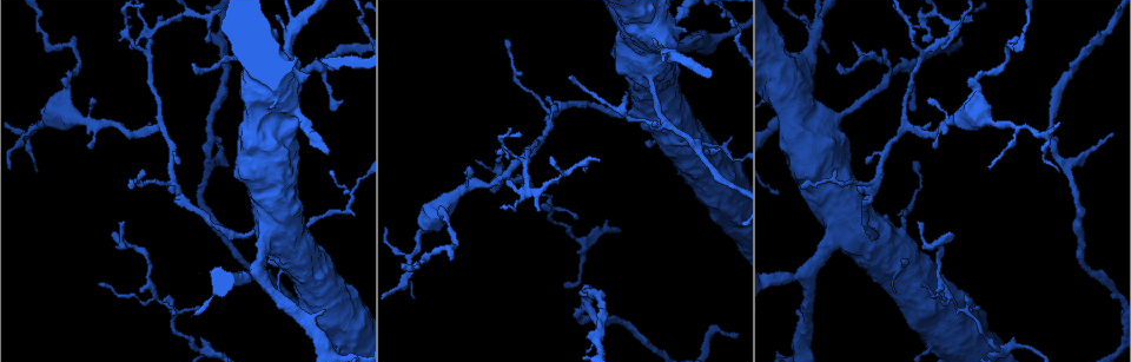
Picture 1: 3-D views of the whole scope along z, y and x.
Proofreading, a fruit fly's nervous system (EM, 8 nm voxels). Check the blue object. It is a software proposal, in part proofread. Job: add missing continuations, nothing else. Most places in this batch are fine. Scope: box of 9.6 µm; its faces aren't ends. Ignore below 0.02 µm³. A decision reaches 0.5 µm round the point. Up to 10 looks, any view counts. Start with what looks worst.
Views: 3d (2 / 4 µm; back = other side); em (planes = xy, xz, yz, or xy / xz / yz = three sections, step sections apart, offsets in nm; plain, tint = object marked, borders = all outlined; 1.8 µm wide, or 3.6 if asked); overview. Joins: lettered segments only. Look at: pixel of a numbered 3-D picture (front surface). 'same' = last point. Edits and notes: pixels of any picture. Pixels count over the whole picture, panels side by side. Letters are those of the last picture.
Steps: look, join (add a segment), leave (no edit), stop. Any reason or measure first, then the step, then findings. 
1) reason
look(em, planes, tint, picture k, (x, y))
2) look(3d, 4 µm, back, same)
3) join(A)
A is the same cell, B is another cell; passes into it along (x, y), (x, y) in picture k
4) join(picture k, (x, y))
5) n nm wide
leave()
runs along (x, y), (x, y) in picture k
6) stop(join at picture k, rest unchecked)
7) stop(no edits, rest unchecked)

arms part here
look(3d, 2 µm, picture 1, (870, 190))

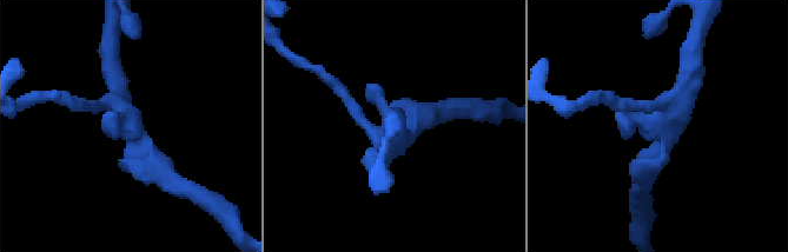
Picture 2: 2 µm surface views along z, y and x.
now the EM
look(em, yz, step 16, tint, picture 2, (132, 132))

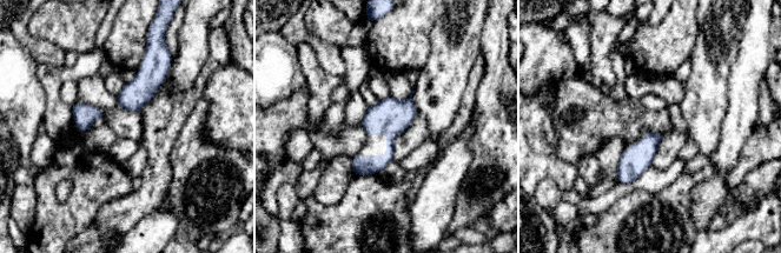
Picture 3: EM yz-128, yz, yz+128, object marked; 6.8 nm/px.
look(em, planes, borders, same)

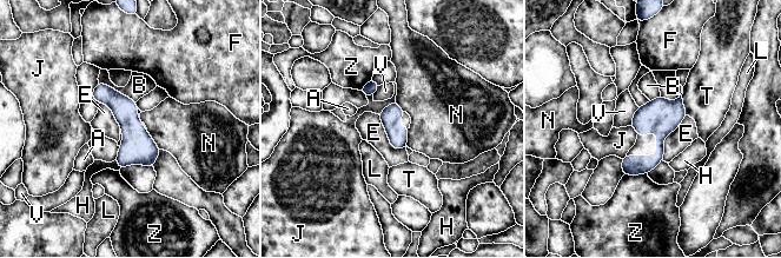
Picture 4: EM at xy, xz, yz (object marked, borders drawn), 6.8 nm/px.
leave()
A, B, E, F, H, J, L, N, T, V and Z are other cells; runs along (99, 86), (125, 112), (151, 164) in picture 4; no lettered segment goes on from it

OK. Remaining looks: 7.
thick turns thin
look(3d, 2 µm, picture 1, (960, 22))

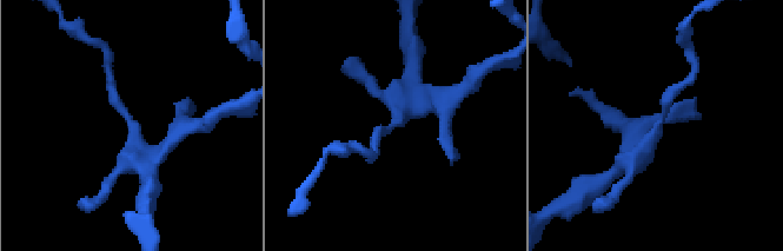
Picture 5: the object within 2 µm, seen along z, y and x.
now the EM
look(em, xz, step 8, borders, picture 5, (135, 123))

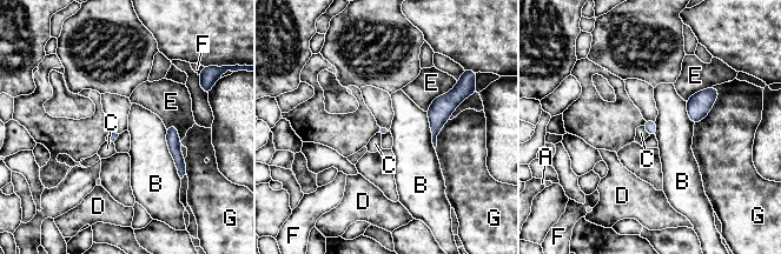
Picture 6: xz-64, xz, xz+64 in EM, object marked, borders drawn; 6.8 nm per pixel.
70 nm wide
leave()
A, B, C, D, E, F and G are other cells; border along (165, 129), (165, 142), (180, 179) in picture 6; no lettered segment goes on from it

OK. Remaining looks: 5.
sudden change in width
look(3d, 4 µm, back, picture 1, (656, 28))

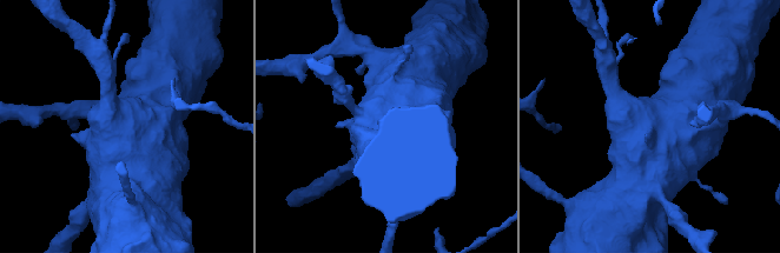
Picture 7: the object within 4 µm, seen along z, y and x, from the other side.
need the tissue
look(em, 3.6 µm, planes, tint, picture 7, (122, 141))

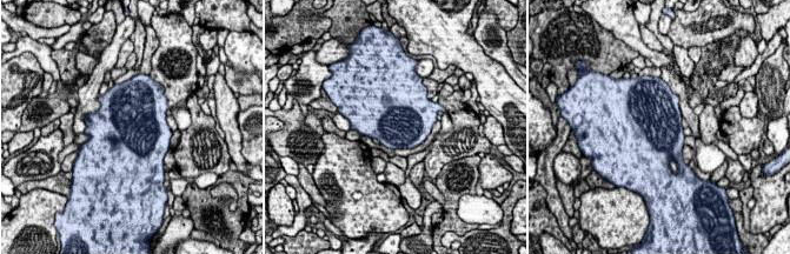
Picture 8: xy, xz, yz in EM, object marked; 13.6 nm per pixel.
look(em, 3.6 µm, planes, borders, same)

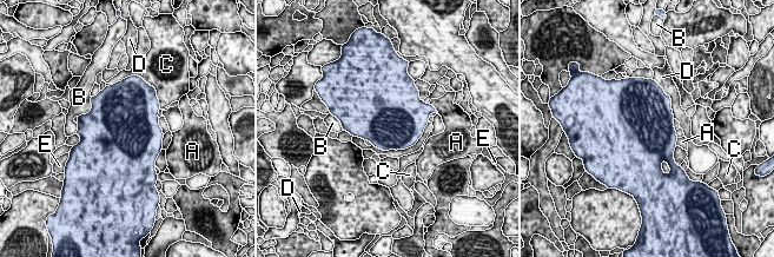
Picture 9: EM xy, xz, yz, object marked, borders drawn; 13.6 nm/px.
leave()
A, B, C, D and E are other cells; border along (662, 89), (670, 98), (675, 118) in picture 9; no lettered segment goes on from it

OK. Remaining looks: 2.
thin end
look(em, planes, borders, picture 1, (854, 43))

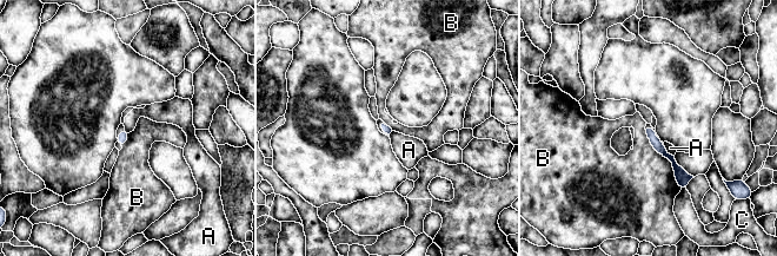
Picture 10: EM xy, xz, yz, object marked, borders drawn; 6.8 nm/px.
leave()
A, B and C are other cells; runs along (649, 131), (675, 163), (683, 185) in picture 10; no lettered segment goes on from it

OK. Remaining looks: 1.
stop(no edits, rest unchecked)

